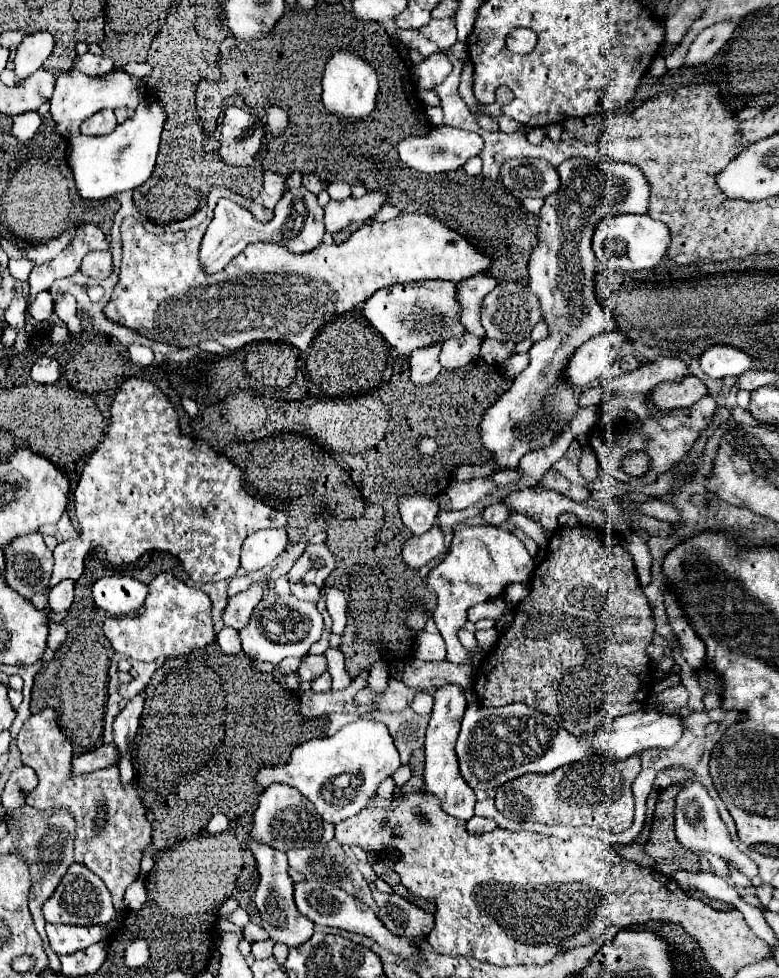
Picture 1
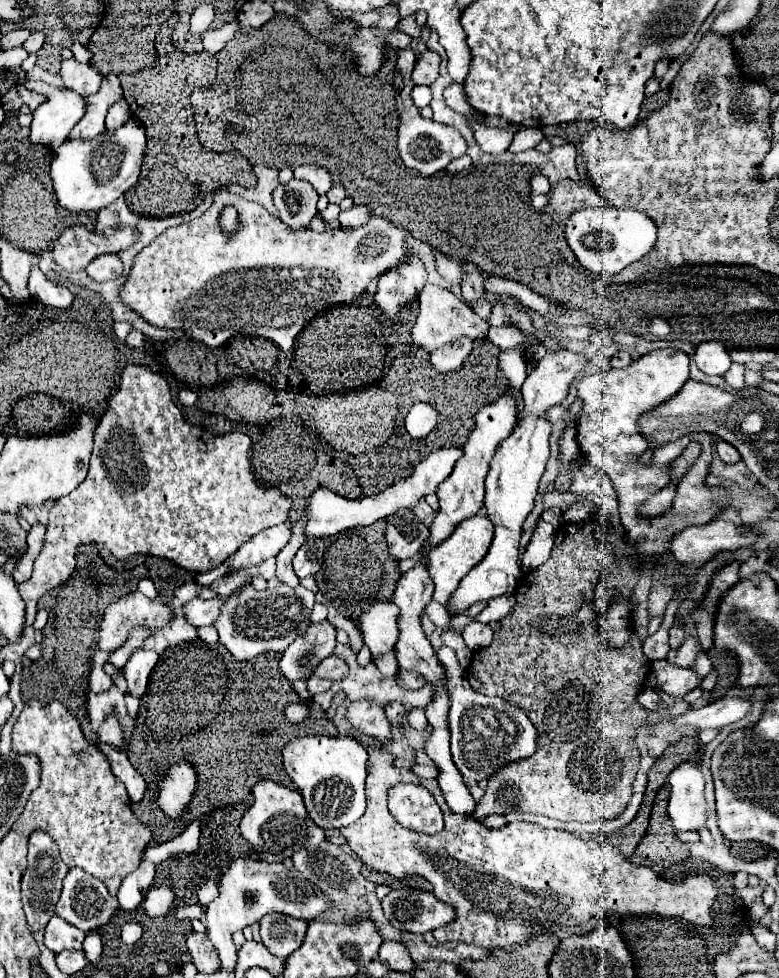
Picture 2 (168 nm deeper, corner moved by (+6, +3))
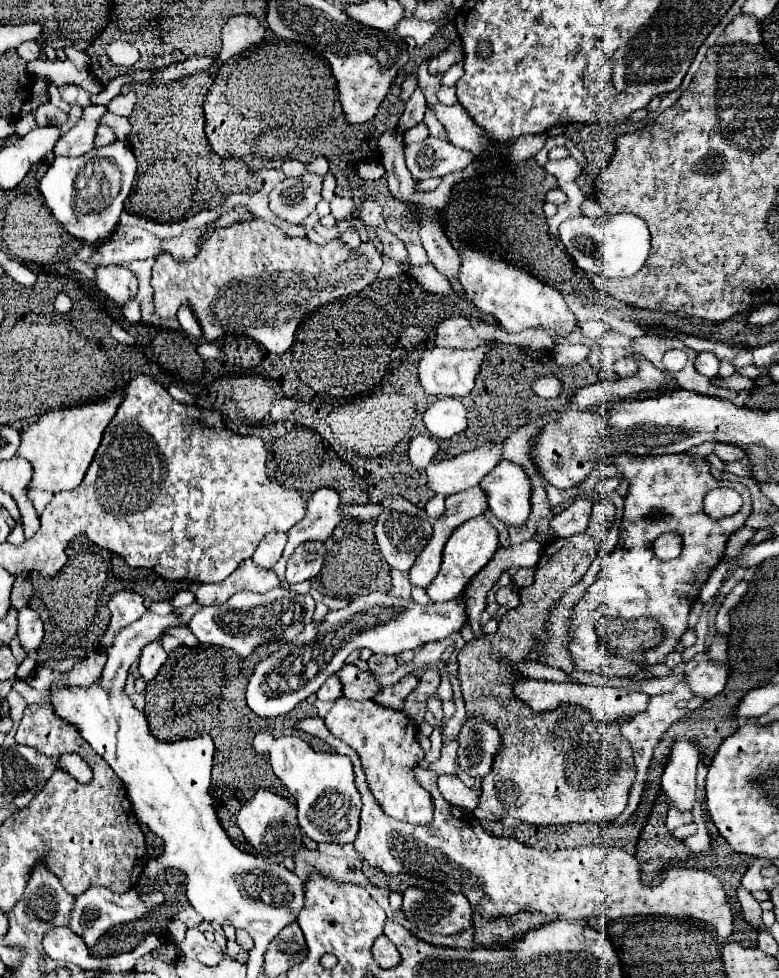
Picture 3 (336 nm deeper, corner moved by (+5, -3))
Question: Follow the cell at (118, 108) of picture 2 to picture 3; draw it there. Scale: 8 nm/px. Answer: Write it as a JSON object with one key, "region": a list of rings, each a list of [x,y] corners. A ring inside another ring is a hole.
{"region":[[[99,126],[97,128],[97,136],[95,136],[95,146],[105,146],[105,144],[111,144],[115,142],[115,132],[109,128],[109,126]]]}

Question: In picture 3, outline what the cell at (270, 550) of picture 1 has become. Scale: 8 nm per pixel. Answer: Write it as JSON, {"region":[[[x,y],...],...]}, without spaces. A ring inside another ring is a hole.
{"region":[[[271,532],[271,534],[267,534],[259,542],[259,546],[257,546],[257,550],[253,554],[253,562],[257,566],[261,566],[261,568],[273,568],[275,562],[283,554],[285,542],[287,542],[287,534],[283,534],[283,532]]]}

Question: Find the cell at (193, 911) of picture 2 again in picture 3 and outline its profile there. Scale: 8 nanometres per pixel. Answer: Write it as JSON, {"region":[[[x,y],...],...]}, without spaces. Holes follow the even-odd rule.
{"region":[[[173,918],[173,920],[169,922],[167,930],[169,930],[171,940],[173,940],[175,944],[181,944],[181,942],[183,942],[183,938],[185,938],[185,932],[187,932],[187,924],[185,924],[185,922],[181,922],[181,920],[175,920],[175,918]]]}

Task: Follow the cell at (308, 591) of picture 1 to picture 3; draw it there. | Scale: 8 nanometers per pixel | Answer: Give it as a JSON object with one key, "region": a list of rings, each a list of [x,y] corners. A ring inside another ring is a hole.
{"region":[[[321,488],[321,490],[315,490],[309,504],[307,504],[307,512],[305,512],[305,518],[301,522],[297,522],[289,532],[289,540],[287,540],[287,546],[285,546],[285,552],[283,552],[283,558],[289,558],[293,552],[295,552],[295,546],[307,542],[307,540],[321,540],[325,542],[333,528],[339,524],[339,512],[337,512],[337,506],[339,506],[341,498],[335,490],[329,490],[329,488]]]}

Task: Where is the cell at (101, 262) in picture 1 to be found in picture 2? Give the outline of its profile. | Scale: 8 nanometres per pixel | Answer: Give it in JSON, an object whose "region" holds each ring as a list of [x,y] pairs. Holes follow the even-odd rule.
{"region":[[[118,254],[114,256],[98,256],[98,260],[92,260],[86,268],[88,276],[94,278],[96,282],[106,282],[106,280],[114,280],[122,274],[124,266],[122,260],[118,258]]]}

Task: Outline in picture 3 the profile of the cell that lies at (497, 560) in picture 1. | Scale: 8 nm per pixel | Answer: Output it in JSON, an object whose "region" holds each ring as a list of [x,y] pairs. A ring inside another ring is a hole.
{"region":[[[477,516],[477,518],[471,518],[465,524],[461,524],[447,540],[445,550],[443,550],[441,570],[439,570],[437,578],[433,580],[431,588],[427,588],[427,594],[431,596],[431,600],[447,602],[447,600],[455,600],[457,596],[461,596],[465,586],[471,582],[471,578],[493,558],[497,548],[499,548],[497,530],[485,520],[485,516]]]}

